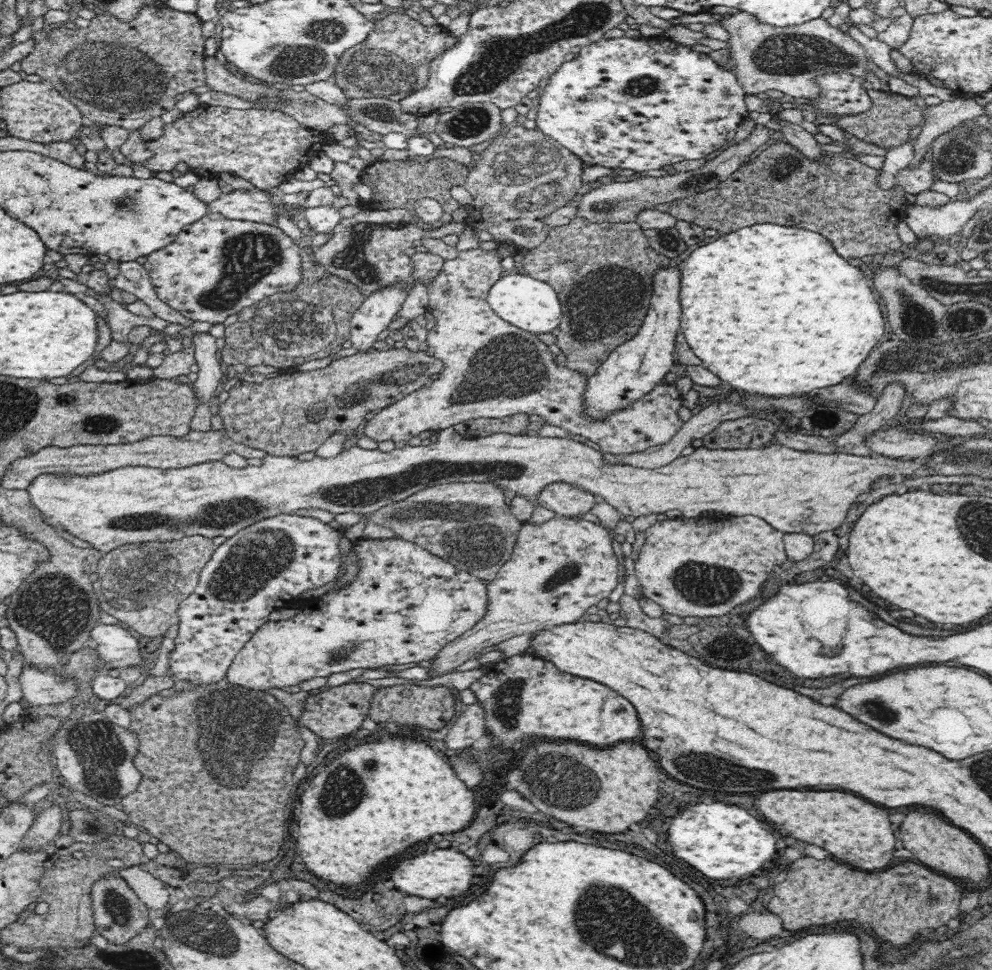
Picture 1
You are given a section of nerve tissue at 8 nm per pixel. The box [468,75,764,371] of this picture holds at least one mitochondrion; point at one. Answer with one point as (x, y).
(523, 184)

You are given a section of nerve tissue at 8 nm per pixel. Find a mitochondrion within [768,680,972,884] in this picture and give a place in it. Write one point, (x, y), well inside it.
(876, 710)

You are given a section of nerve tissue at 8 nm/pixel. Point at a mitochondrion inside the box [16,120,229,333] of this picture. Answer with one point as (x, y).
(130, 205)

